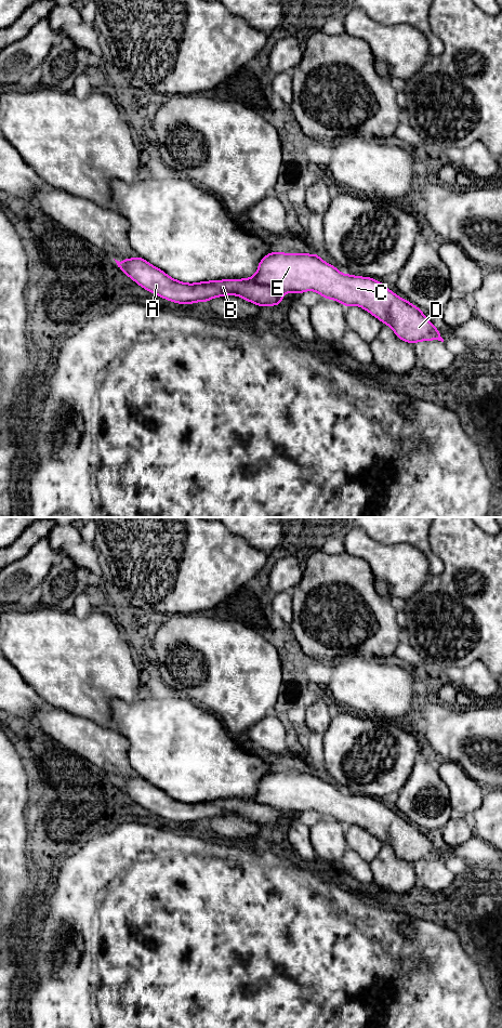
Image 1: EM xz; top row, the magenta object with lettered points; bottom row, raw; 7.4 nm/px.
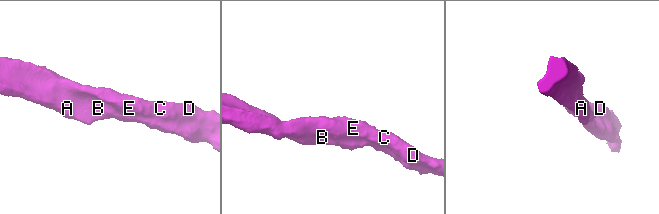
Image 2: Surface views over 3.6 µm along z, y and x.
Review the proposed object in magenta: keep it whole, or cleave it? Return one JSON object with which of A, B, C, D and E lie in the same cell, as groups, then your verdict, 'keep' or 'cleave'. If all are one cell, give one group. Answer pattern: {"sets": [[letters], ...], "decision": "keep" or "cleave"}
{"sets": [["A", "B", "C", "D", "E"]], "decision": "keep"}

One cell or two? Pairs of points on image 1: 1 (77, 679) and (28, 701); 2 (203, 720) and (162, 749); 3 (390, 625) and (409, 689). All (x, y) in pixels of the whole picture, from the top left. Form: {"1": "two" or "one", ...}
{"1": "one", "2": "one", "3": "two"}

